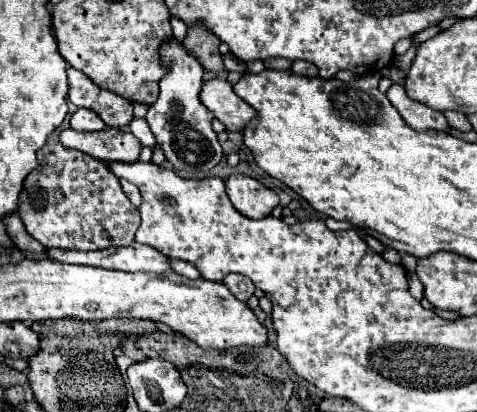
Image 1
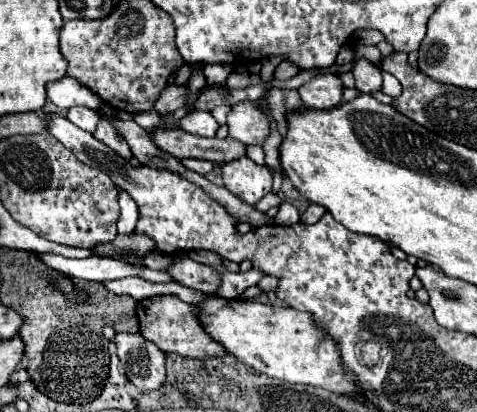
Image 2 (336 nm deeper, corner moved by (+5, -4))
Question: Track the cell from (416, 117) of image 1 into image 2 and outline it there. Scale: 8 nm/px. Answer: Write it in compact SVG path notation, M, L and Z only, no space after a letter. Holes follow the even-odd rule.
M356 59L352 73L354 73L354 79L356 79L356 87L362 93L372 93L372 91L378 91L382 87L380 69L374 67L368 59Z

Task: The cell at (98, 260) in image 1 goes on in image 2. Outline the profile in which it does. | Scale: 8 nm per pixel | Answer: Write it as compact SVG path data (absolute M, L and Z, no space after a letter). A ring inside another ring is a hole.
M190 257L174 259L168 273L174 277L174 281L178 281L186 287L192 287L192 289L208 293L208 295L218 293L220 273L216 269L204 265L204 263L198 263L194 259L190 259Z

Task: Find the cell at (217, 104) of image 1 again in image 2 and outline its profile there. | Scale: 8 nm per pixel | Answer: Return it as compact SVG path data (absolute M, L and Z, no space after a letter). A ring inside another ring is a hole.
M244 101L232 107L232 111L228 113L228 127L230 137L246 145L262 145L264 139L270 135L268 117L258 107L254 107L252 101Z

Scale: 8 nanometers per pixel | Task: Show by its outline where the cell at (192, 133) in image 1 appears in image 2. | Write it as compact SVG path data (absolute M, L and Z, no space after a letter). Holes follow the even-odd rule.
M194 111L180 119L180 127L188 133L202 135L202 137L214 137L218 131L218 123L208 111Z

